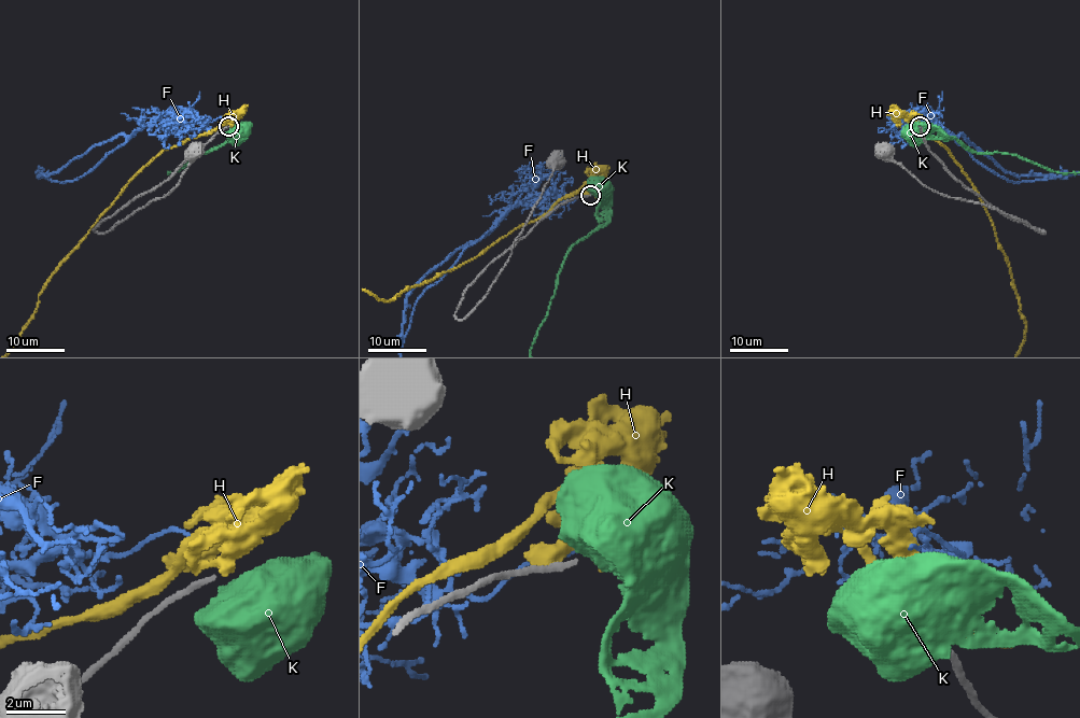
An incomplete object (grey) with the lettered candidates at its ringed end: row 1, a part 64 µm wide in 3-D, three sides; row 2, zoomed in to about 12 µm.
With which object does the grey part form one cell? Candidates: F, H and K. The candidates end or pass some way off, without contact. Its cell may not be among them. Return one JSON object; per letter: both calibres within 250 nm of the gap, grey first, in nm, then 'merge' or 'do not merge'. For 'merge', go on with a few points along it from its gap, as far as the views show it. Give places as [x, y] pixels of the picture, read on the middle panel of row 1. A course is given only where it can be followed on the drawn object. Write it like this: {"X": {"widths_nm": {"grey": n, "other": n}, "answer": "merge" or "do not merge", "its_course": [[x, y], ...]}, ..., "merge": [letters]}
{"F": {"widths_nm": {"grey": 180, "other": 160}, "answer": "do not merge"}, "H": {"widths_nm": {"grey": 180, "other": 650}, "answer": "do not merge"}, "K": {"widths_nm": {"grey": 180, "other": 800}, "answer": "do not merge"}, "merge": []}

